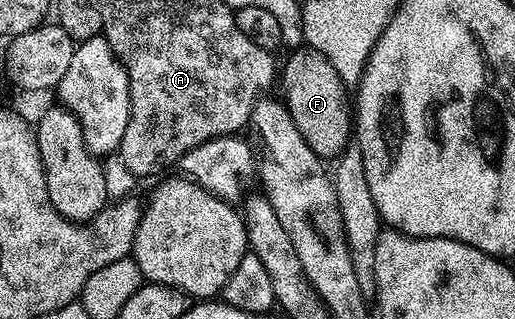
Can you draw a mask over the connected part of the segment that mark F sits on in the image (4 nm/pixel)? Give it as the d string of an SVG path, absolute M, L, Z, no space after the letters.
M297 47L290 53L293 54L285 61L283 104L291 119L295 119L295 127L299 127L307 147L317 157L336 159L351 141L351 97L345 94L347 86L339 79L335 67L331 67L327 55L308 47Z

